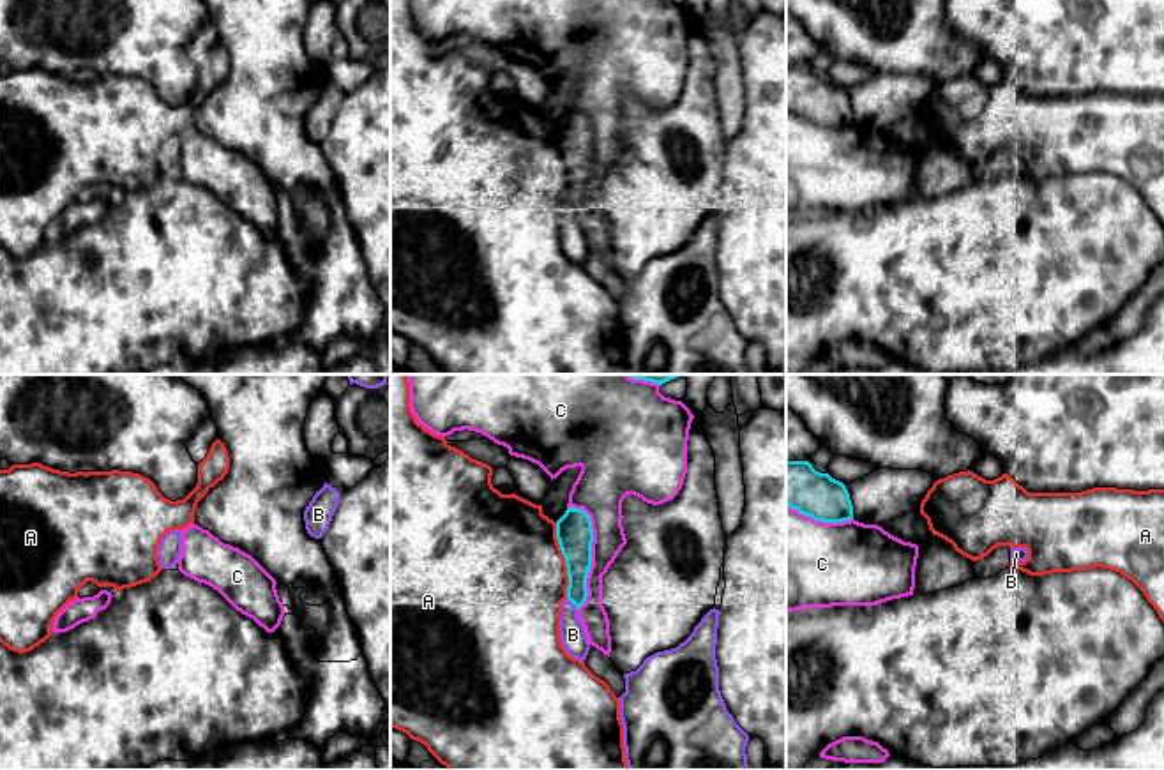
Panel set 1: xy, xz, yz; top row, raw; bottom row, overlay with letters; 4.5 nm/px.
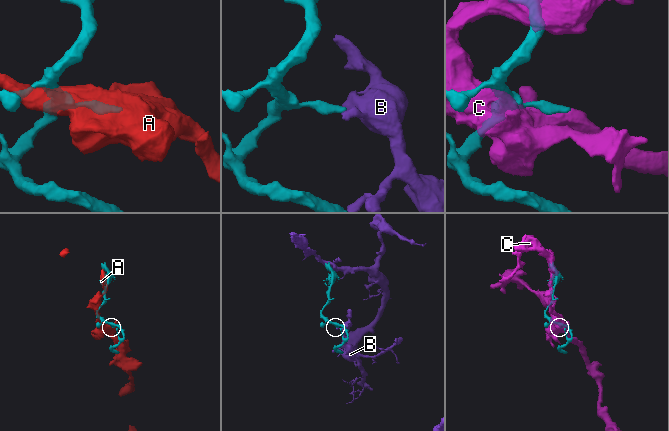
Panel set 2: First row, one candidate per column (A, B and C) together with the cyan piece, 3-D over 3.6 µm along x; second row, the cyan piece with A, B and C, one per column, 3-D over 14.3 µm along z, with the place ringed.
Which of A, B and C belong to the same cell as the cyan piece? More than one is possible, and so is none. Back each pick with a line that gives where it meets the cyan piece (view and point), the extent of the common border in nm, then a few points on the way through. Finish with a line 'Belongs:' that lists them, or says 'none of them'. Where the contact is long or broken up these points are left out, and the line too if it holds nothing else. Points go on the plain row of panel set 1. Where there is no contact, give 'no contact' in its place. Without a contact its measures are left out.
Belongs: none of them

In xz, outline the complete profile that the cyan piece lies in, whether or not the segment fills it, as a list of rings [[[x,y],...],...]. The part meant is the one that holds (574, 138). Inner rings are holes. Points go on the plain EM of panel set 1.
[[[567,113],[556,125],[556,143],[567,170],[567,203],[579,214],[588,200],[586,182],[592,171],[593,134],[590,120],[583,113]]]

